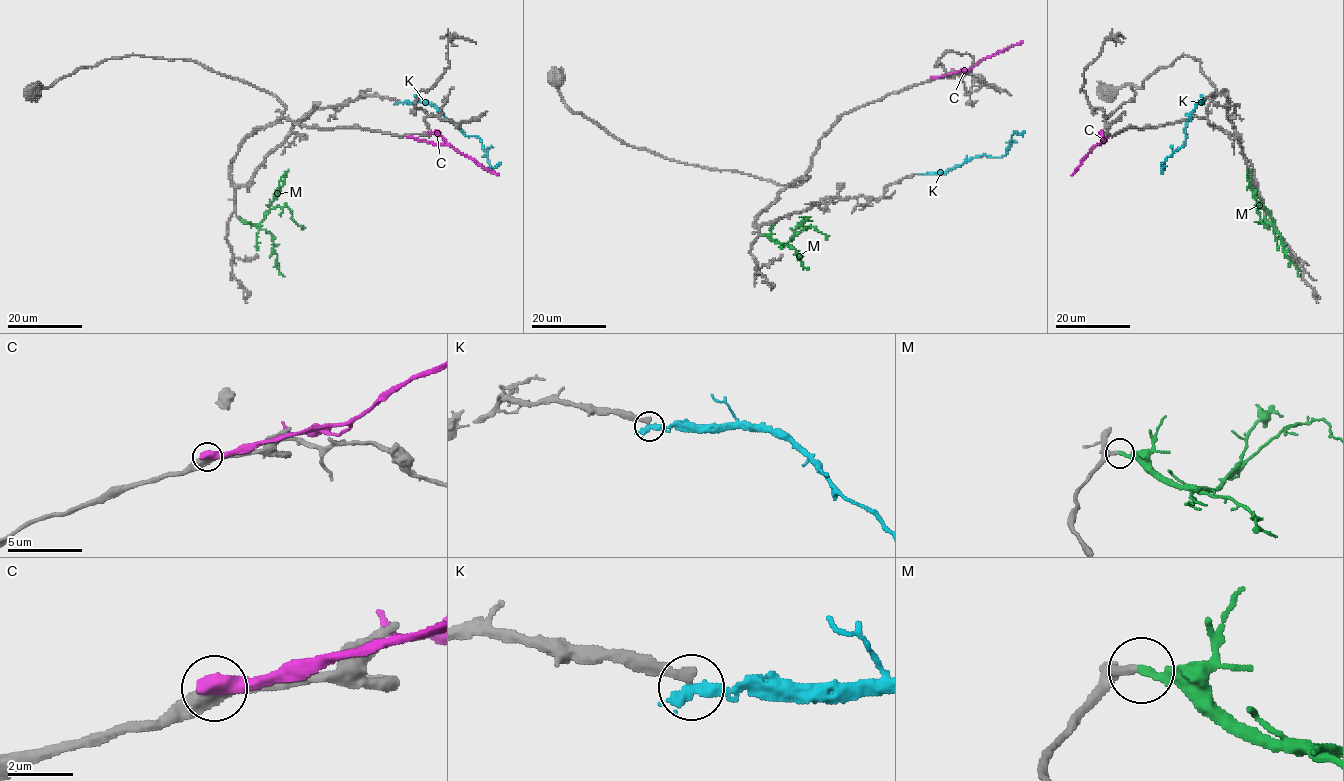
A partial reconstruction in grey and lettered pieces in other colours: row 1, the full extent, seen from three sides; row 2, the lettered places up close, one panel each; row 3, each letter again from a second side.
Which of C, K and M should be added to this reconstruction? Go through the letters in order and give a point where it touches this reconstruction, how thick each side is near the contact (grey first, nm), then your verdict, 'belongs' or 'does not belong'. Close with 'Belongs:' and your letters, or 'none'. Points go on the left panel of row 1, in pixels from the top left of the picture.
C: meets grey at (409, 136); 460 nm thick on the grey side, 600 nm on the other; does not belong
K: meets grey at (398, 102); 240 nm thick on the grey side, 360 nm on the other; does not belong
M: meets grey at (238, 217); 260 nm thick on the grey side, 300 nm on the other; belongs
Belongs: M

